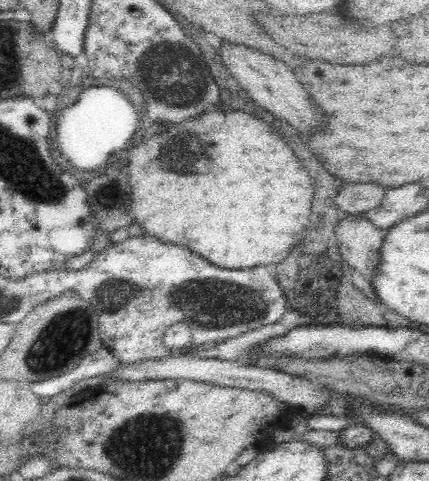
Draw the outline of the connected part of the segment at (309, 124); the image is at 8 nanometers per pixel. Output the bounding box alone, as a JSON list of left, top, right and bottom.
[217,42,322,132]

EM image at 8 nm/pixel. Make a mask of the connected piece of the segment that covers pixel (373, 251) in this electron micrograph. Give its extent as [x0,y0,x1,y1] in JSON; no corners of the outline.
[335,214,386,281]

